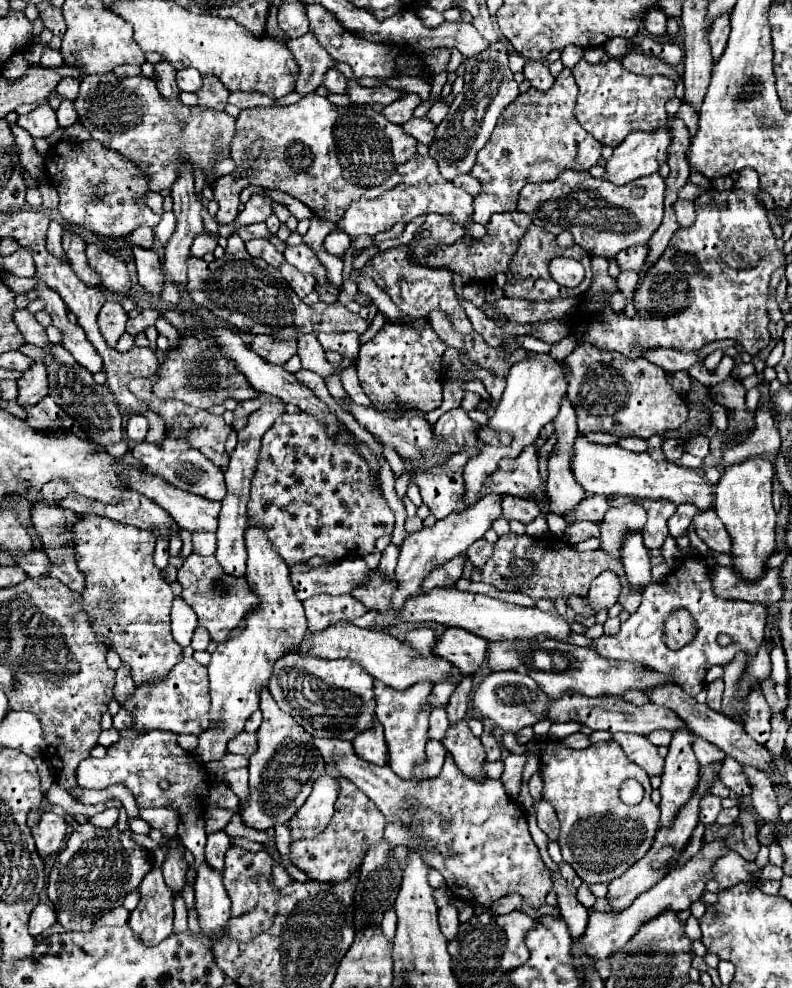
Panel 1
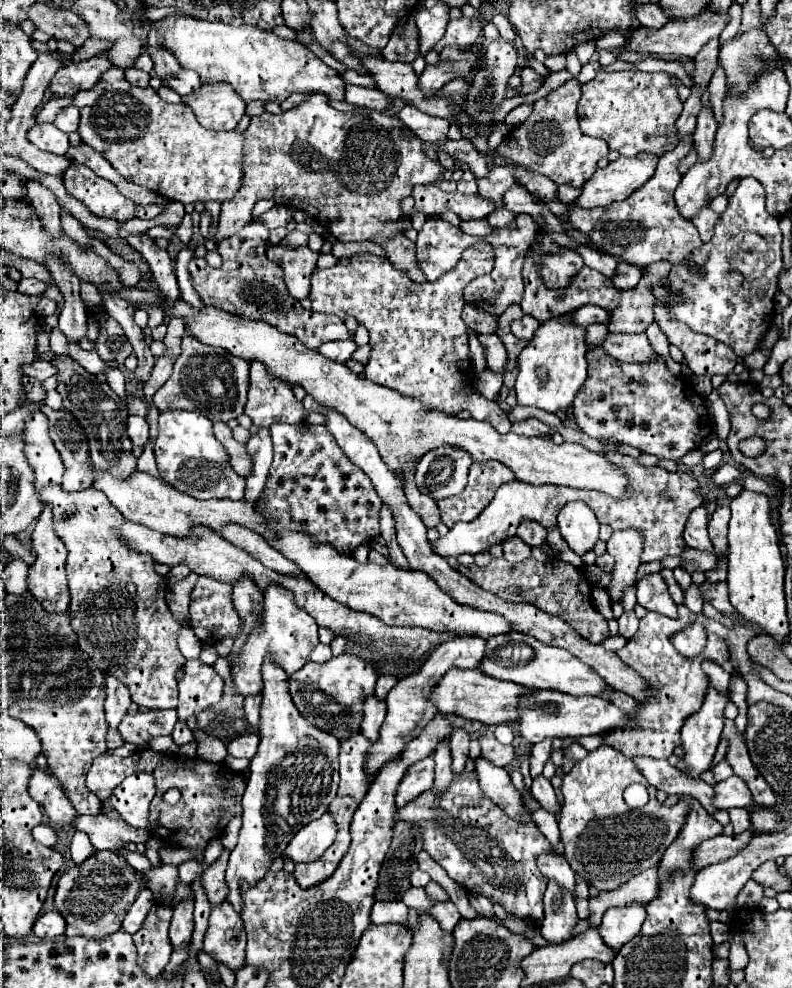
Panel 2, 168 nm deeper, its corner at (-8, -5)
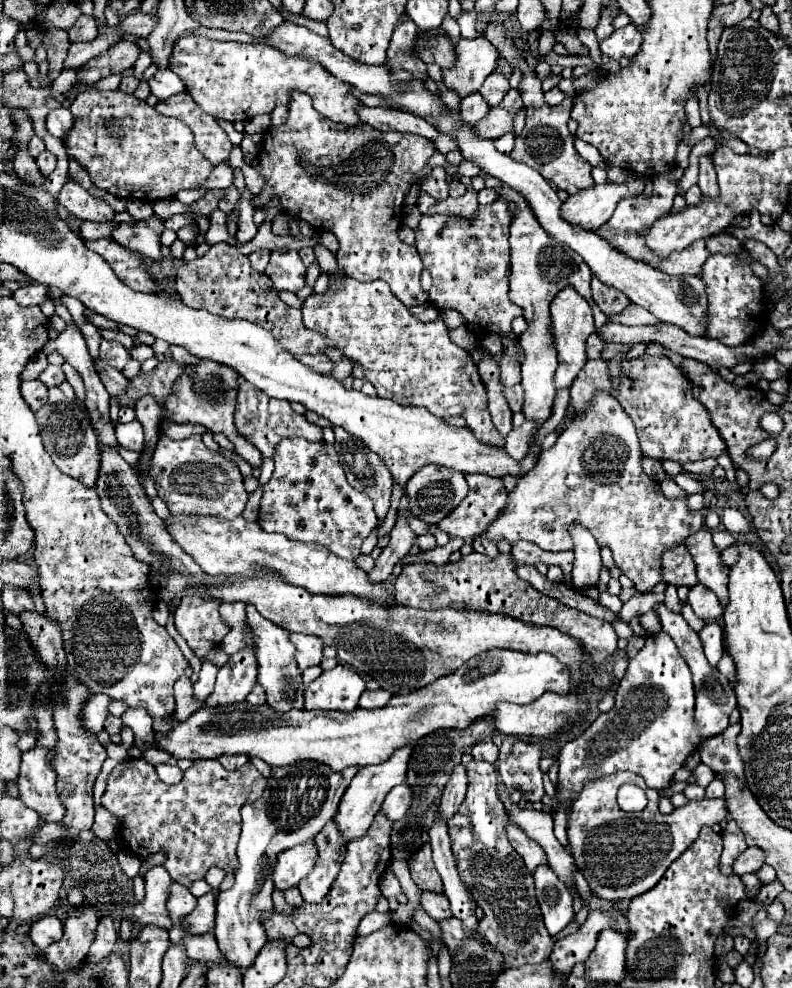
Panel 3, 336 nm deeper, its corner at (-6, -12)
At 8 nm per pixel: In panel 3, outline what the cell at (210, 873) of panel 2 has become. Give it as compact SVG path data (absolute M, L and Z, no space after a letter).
M209 892L197 900L197 906L191 914L183 918L183 930L189 934L205 934L215 926L215 894Z

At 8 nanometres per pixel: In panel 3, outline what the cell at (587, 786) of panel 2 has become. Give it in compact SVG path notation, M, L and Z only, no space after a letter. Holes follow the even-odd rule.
M617 772L607 778L589 782L579 800L569 812L569 848L575 858L575 866L583 872L589 882L591 892L603 900L631 900L647 890L651 890L665 874L665 870L675 862L699 836L703 826L719 824L729 816L725 800L701 800L687 802L681 808L675 808L669 816L663 816L657 810L657 790L649 788L639 774ZM625 782L637 784L645 790L649 804L641 812L623 812L617 806L617 788Z

